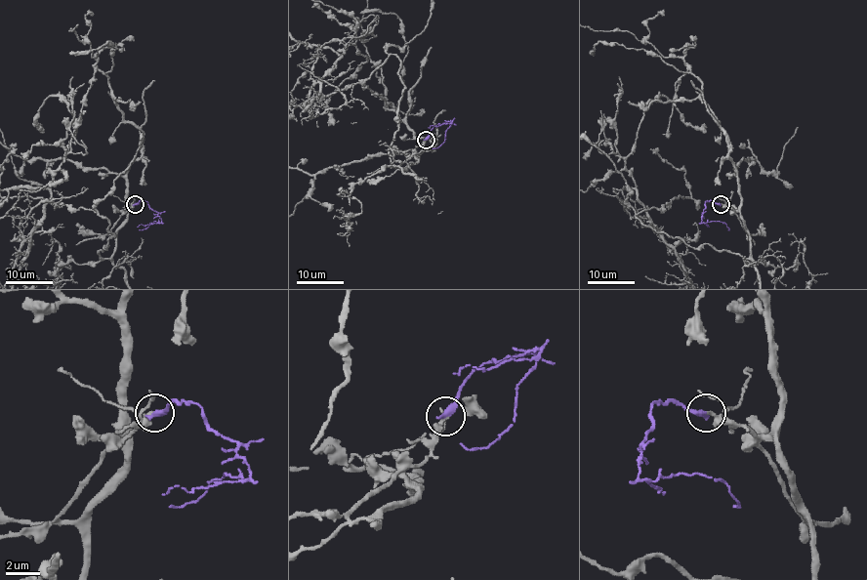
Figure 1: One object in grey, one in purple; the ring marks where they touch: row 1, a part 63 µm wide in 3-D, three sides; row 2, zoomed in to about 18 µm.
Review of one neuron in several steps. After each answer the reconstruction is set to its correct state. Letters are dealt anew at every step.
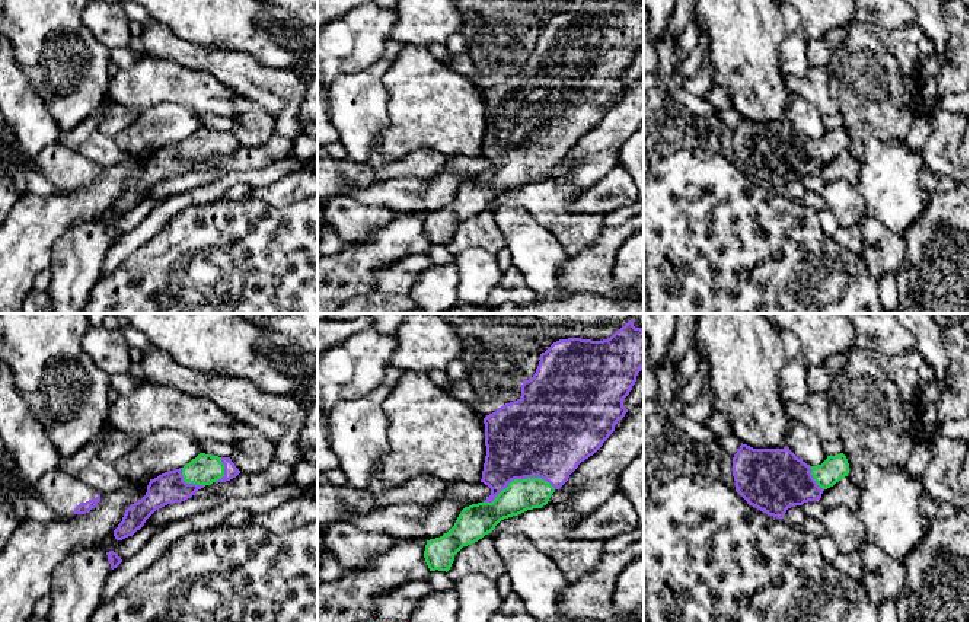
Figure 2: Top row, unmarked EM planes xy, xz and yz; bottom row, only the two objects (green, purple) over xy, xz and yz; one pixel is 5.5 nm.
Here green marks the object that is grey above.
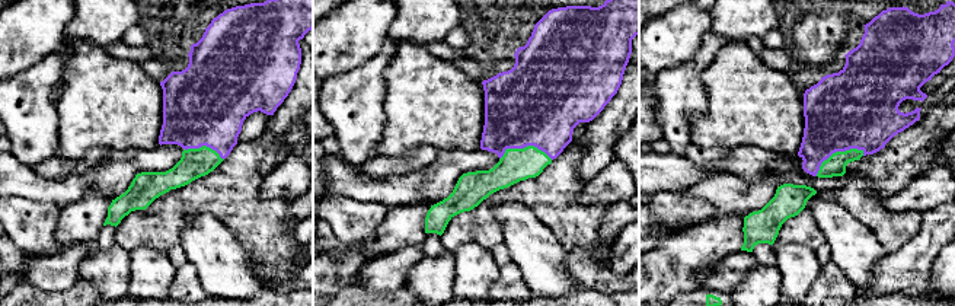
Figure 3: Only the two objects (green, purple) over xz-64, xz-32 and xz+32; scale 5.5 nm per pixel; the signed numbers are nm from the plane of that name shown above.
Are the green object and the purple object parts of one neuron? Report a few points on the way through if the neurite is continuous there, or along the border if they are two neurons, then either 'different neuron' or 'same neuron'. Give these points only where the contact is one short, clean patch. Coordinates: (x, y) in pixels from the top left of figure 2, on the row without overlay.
runs through xz (520, 169), (519, 153), (532, 120), (532, 111); same neuron

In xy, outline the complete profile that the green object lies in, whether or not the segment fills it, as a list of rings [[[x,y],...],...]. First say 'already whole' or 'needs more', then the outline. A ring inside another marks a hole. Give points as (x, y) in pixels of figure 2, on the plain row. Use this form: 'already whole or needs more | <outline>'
needs more | [[[200,127],[184,141],[150,153],[146,169],[125,184],[122,195],[114,204],[115,213],[133,210],[156,184],[185,175],[205,159],[230,154],[239,147],[230,131]]]

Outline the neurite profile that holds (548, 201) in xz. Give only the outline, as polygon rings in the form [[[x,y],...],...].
[[[569,168],[558,178],[546,178],[542,182],[504,192],[494,204],[527,210],[572,258],[597,242],[604,224],[603,214],[569,210],[583,192],[574,188],[572,168]]]

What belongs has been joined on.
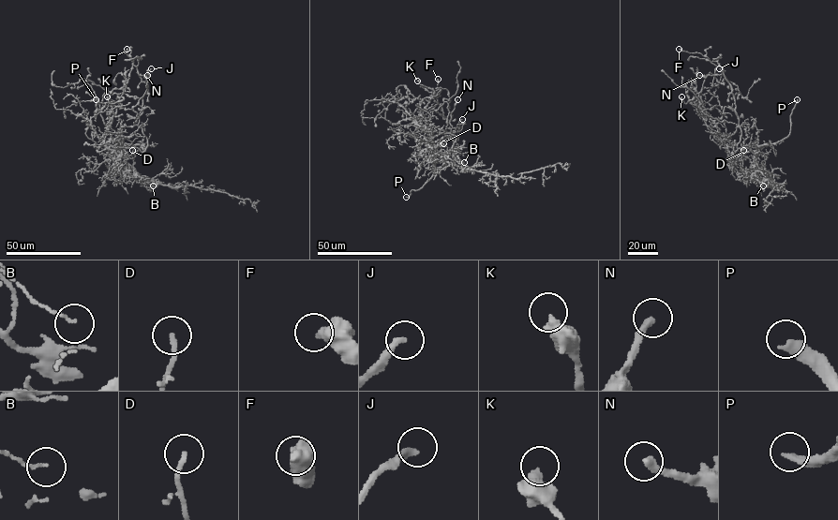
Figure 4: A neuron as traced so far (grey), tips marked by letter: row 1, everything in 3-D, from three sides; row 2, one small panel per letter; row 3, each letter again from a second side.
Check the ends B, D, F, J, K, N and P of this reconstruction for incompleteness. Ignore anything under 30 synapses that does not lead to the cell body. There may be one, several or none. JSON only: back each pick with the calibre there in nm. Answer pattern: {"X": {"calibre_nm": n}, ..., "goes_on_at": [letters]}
{"J": {"calibre_nm": 280}, "N": {"calibre_nm": 300}, "P": {"calibre_nm": 380}, "goes_on_at": ["J", "N", "P"]}

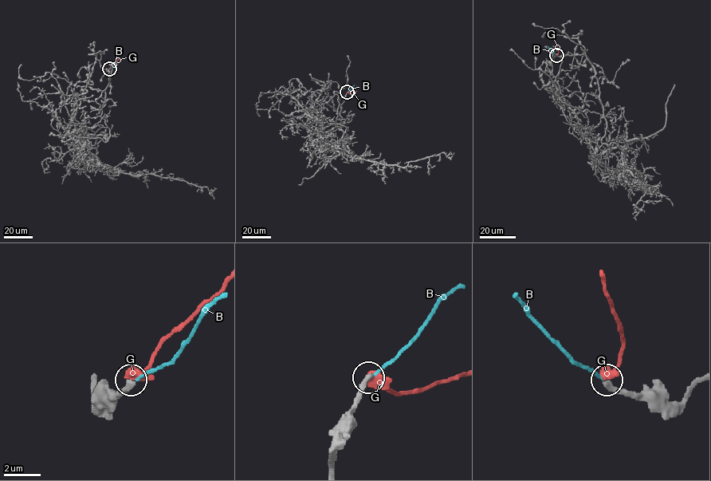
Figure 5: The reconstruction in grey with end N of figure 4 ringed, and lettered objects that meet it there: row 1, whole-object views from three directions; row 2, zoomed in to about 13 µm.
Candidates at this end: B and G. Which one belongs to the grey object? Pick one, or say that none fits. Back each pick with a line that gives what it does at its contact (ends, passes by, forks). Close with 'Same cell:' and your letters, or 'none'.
Same cell: none

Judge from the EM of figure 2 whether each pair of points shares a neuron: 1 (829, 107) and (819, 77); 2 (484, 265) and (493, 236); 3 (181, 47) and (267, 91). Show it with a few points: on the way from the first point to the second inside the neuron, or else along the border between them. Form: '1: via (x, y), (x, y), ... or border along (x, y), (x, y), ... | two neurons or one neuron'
1: via (822, 99), (819, 85) | one neuron
2: border along (494, 252), (485, 248), (468, 246), (455, 257) | two neurons
3: via (203, 58), (245, 75) | one neuron

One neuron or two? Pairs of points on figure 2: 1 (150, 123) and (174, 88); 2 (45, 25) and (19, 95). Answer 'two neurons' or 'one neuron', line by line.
1: two neurons
2: two neurons

